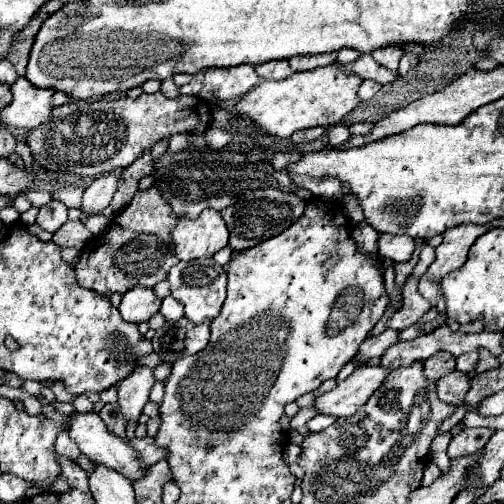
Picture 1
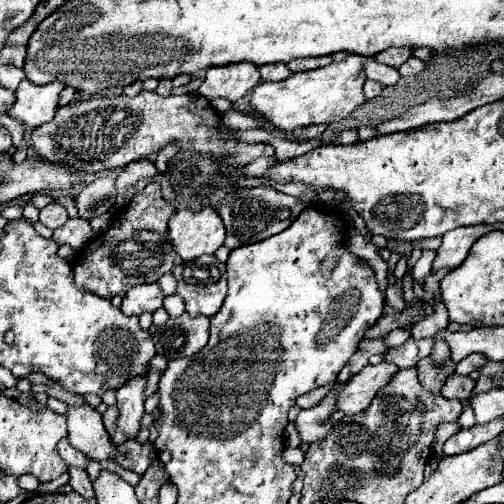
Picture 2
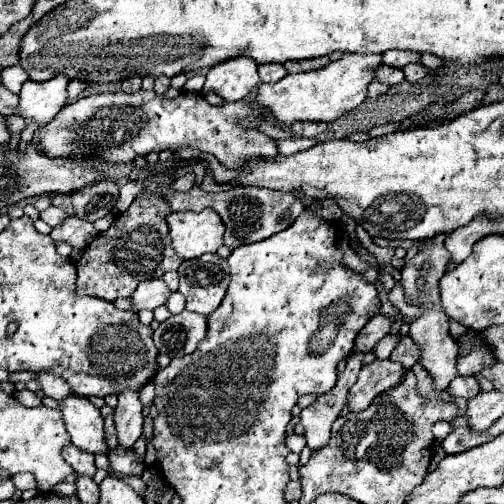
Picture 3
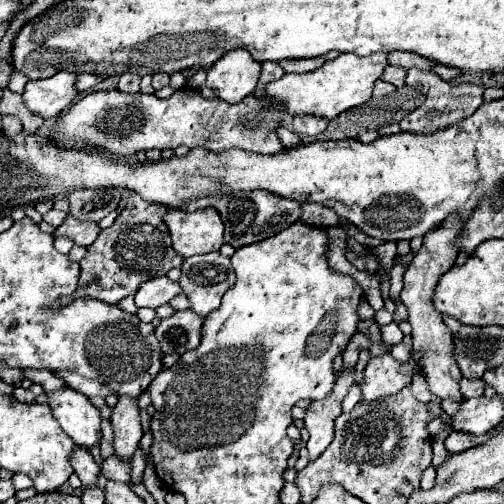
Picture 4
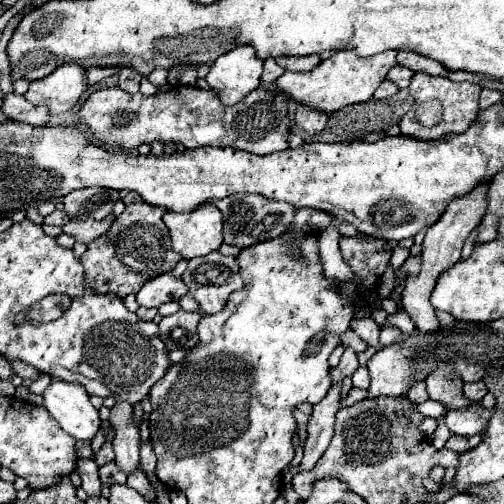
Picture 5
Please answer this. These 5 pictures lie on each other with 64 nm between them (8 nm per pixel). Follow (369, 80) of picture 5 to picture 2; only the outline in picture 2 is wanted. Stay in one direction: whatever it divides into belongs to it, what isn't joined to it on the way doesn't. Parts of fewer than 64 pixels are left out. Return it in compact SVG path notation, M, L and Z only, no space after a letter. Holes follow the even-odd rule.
M350 54L342 62L332 62L324 68L292 74L282 82L262 82L252 90L248 106L282 132L292 132L294 128L312 124L332 124L348 116L364 102L362 86L366 76L362 72L362 62L364 56Z

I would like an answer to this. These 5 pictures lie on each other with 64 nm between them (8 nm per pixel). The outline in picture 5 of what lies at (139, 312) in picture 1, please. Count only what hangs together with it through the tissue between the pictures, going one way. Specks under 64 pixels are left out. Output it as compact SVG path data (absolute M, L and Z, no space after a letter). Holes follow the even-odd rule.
M166 272L164 276L148 280L148 284L144 284L144 288L140 288L140 292L136 294L136 302L146 308L158 308L164 302L182 298L186 292L188 290L184 288L184 282Z

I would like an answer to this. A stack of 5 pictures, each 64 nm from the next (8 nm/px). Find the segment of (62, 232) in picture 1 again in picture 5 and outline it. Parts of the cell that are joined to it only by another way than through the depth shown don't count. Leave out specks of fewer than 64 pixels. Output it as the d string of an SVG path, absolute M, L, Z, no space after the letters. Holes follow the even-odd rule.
M112 216L96 222L96 220L84 220L84 222L76 222L76 220L70 220L66 226L62 226L62 232L70 234L76 238L76 242L82 242L82 244L90 244L92 240L96 240L98 236L102 236L110 224L112 224Z

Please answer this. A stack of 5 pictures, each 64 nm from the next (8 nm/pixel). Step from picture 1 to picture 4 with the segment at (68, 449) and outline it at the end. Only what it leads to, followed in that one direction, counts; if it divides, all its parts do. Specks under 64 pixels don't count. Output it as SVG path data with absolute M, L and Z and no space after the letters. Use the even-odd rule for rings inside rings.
M76 446L70 452L70 464L72 464L74 472L78 474L78 478L82 480L82 484L96 484L100 468L96 466L96 462L94 462L94 458L92 458L92 454L88 450Z

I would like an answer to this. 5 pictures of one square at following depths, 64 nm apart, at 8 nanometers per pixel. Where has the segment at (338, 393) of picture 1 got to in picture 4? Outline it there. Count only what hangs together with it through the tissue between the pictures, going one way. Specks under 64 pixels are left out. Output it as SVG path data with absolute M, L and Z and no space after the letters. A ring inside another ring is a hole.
M390 354L370 358L370 362L364 368L364 378L358 384L362 392L362 402L372 402L388 394L396 394L400 388L412 382L412 372L418 370L416 358L412 358L408 364L402 364L394 360Z

